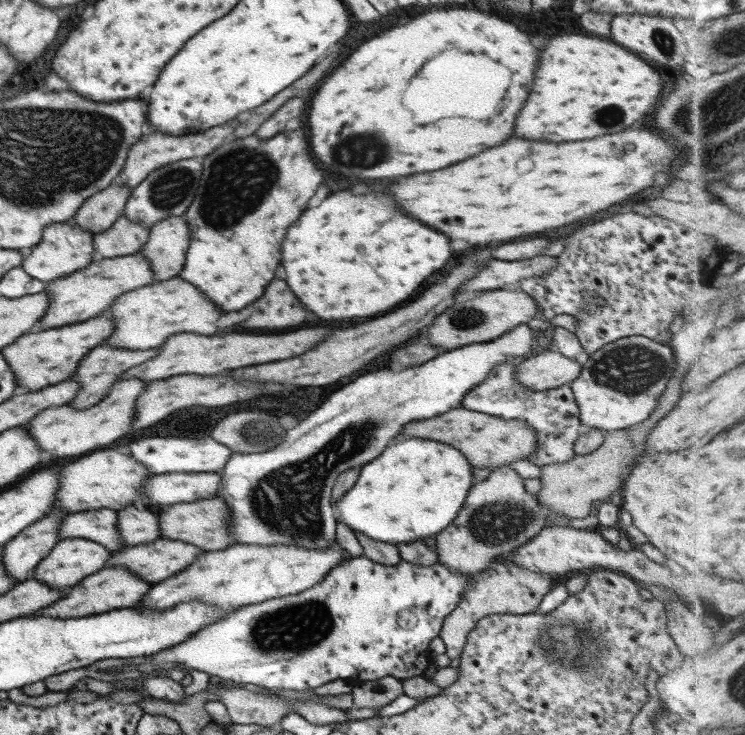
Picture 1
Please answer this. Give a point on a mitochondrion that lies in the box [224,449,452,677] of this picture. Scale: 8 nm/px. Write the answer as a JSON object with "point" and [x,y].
{"point":[295,628]}

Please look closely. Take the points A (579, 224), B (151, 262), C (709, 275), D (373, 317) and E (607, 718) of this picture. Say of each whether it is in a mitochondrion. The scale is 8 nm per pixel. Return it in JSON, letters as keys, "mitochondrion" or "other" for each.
{"A":"other","B":"other","C":"other","D":"other","E":"other"}

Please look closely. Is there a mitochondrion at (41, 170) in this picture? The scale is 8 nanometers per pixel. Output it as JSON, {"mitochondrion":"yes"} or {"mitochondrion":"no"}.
{"mitochondrion":"yes"}

